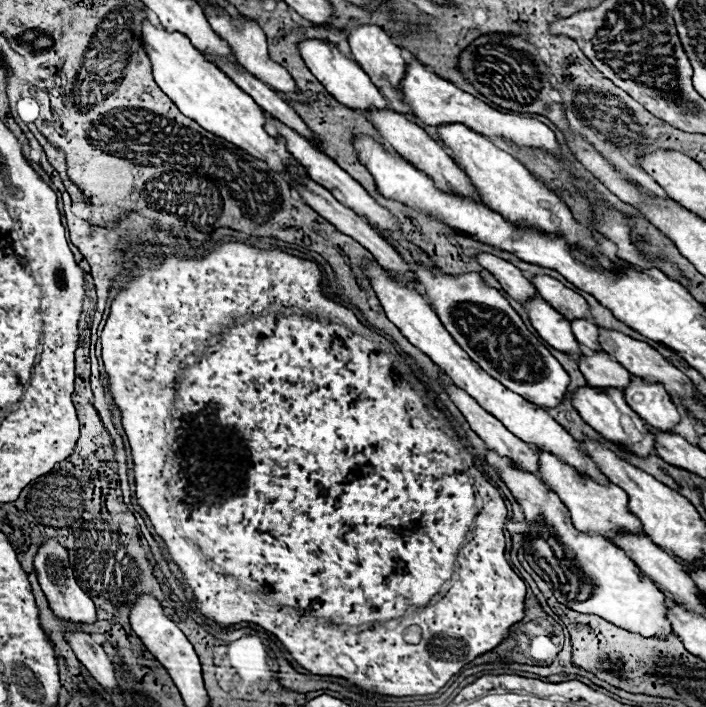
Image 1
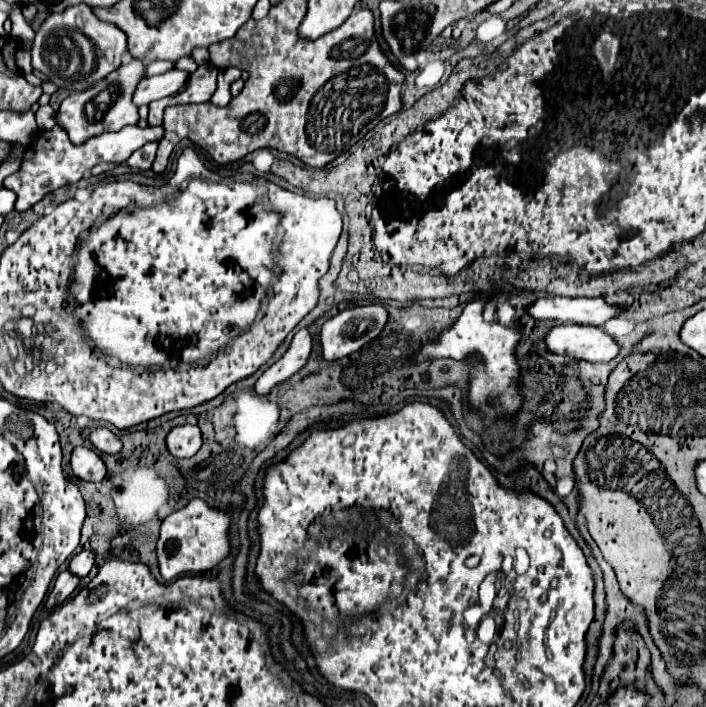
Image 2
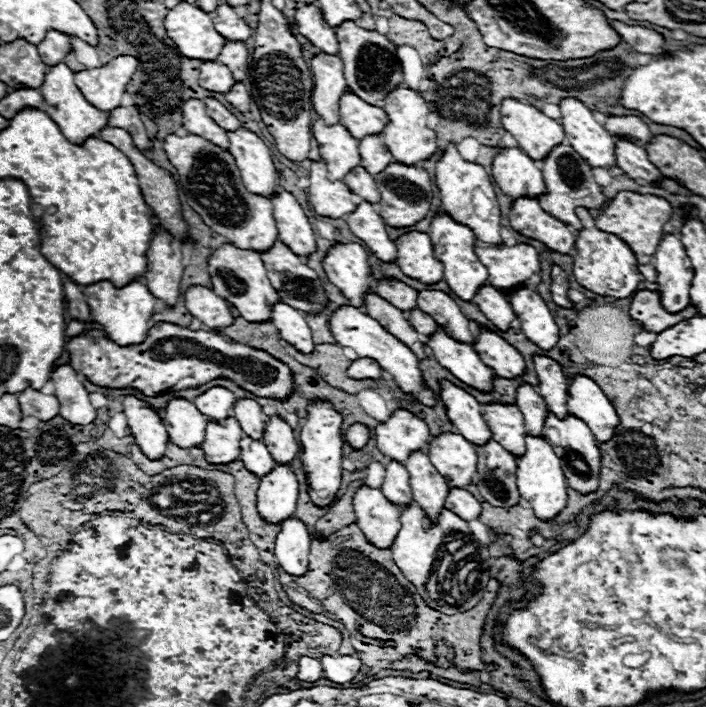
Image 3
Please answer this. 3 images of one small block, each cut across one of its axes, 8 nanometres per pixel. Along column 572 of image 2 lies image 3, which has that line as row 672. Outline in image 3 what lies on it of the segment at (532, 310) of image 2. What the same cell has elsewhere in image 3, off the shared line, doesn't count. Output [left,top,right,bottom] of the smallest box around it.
[296,656,324,682]

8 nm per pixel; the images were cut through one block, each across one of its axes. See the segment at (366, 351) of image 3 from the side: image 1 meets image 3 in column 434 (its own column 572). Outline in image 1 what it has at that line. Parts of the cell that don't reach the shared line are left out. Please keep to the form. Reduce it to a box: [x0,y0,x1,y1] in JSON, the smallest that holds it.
[572,386,656,456]

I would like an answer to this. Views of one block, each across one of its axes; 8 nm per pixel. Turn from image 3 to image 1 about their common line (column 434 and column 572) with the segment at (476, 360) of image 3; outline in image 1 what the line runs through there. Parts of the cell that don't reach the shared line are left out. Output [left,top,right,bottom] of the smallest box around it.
[526,298,580,358]

